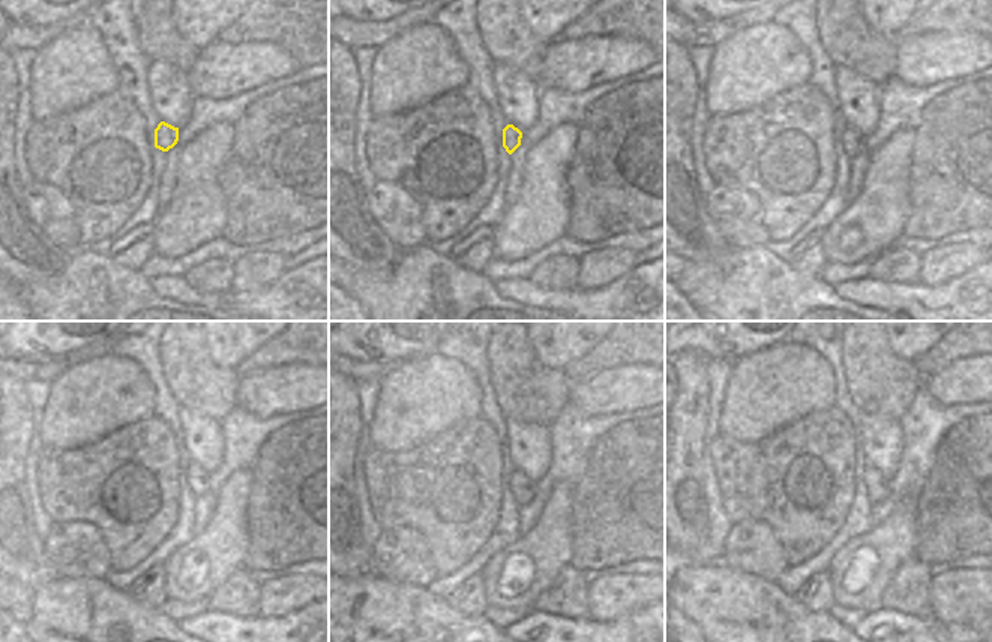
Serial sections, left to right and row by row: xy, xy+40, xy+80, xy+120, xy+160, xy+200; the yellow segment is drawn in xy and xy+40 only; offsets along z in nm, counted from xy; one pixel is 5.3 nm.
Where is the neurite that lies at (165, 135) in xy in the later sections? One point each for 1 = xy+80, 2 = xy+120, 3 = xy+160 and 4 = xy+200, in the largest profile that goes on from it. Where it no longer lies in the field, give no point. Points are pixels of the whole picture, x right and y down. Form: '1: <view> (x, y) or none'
1: xy+80 (851, 141)
2: xy+120 (186, 480)
3: xy+160 (532, 480)
4: xy+200 (878, 486)

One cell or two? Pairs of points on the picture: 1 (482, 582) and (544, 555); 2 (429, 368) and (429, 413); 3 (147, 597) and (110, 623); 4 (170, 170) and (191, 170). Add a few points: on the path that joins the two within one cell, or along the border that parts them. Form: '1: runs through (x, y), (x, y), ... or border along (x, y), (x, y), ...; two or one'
1: border along (485, 570), (489, 576), (494, 603); two
2: runs through (429, 378), (429, 402); one
3: border along (114, 596), (135, 609), (150, 611); two
4: border along (182, 149), (176, 185), (168, 204); two

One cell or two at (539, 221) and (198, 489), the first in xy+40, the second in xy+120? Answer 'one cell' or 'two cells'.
two cells

